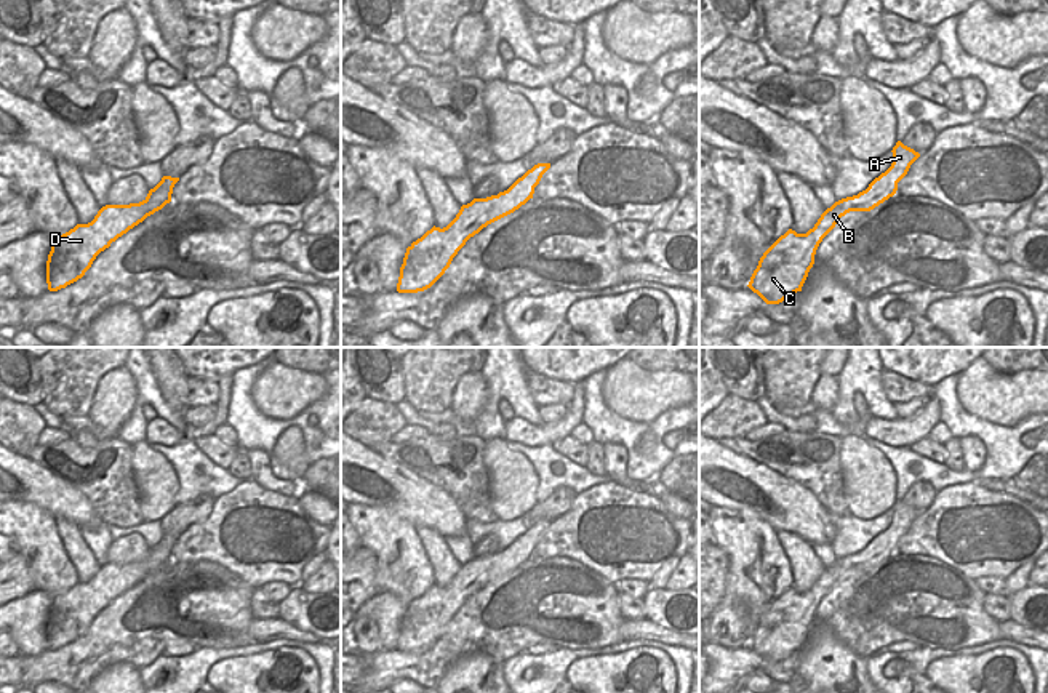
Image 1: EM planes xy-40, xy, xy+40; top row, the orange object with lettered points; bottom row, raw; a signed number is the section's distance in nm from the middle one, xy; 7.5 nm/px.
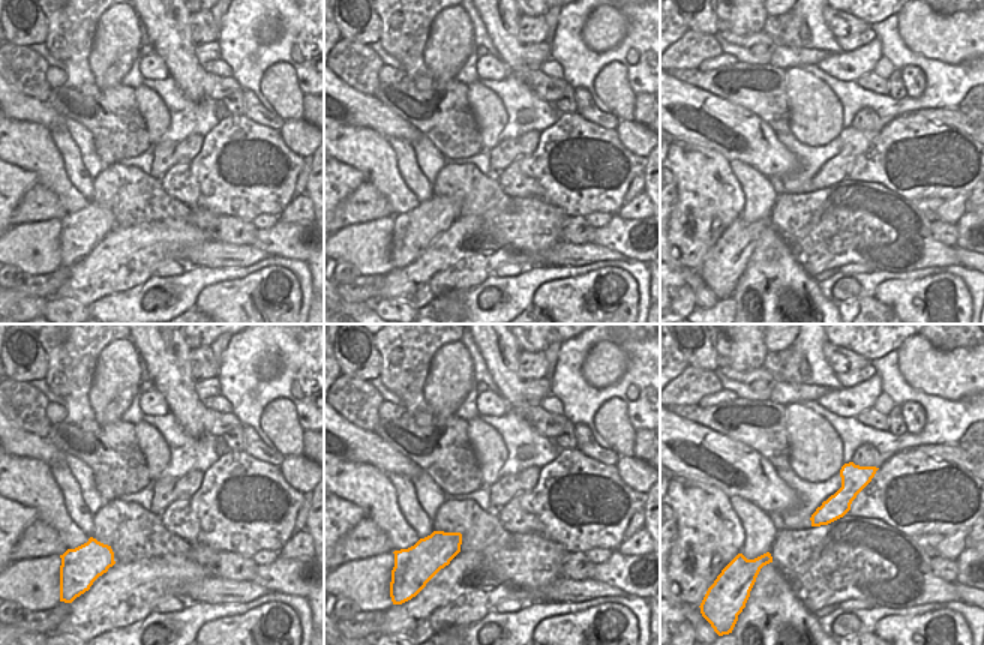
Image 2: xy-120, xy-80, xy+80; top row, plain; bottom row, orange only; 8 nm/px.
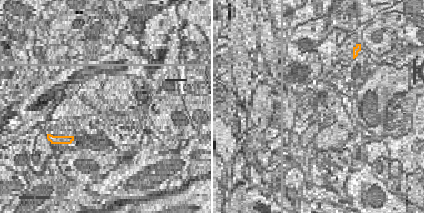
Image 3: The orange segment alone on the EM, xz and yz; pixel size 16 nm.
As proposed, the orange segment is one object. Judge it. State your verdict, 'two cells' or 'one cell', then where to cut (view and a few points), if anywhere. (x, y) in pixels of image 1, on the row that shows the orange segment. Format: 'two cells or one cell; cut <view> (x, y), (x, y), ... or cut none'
one cell; cut none

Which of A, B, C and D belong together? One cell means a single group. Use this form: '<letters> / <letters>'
A B C D

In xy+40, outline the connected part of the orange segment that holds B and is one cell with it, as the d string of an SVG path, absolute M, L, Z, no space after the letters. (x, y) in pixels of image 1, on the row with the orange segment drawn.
M901 141L896 142L891 152L891 166L875 178L866 190L835 202L806 234L797 234L789 229L781 235L760 258L747 286L766 304L779 304L794 293L802 291L814 264L819 243L840 218L850 211L870 211L893 197L898 190L898 182L920 157L918 152Z

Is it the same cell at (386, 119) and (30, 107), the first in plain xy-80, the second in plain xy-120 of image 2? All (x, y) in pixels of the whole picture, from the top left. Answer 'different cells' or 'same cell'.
same cell

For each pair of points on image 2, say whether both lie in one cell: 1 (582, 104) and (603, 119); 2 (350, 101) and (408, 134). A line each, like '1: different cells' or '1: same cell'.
1: same cell
2: same cell

